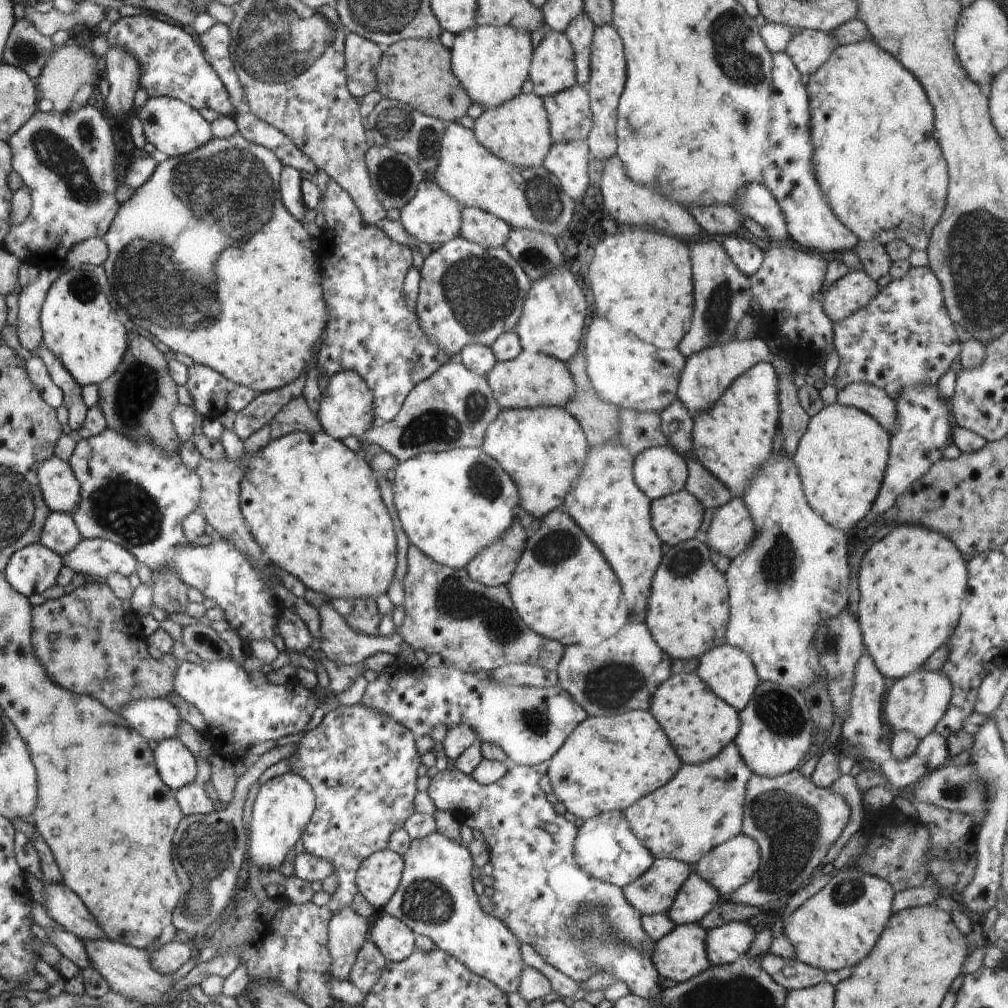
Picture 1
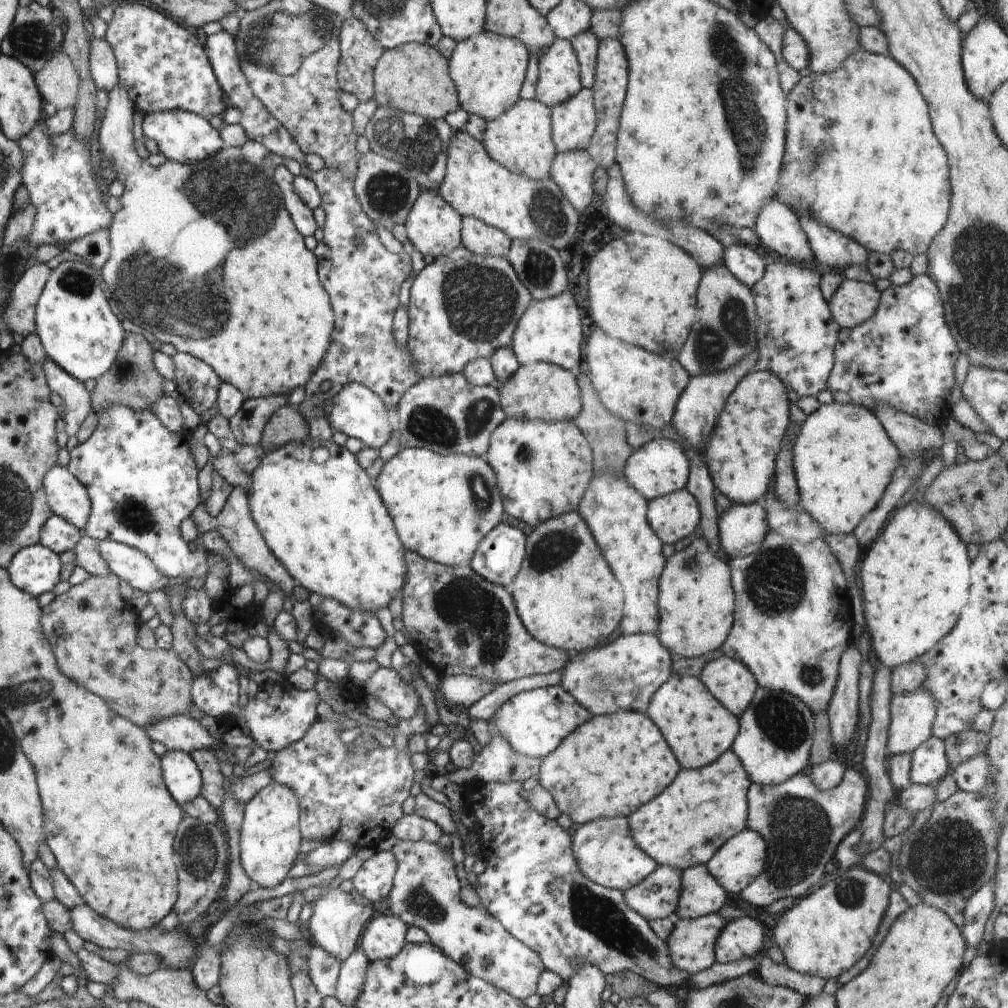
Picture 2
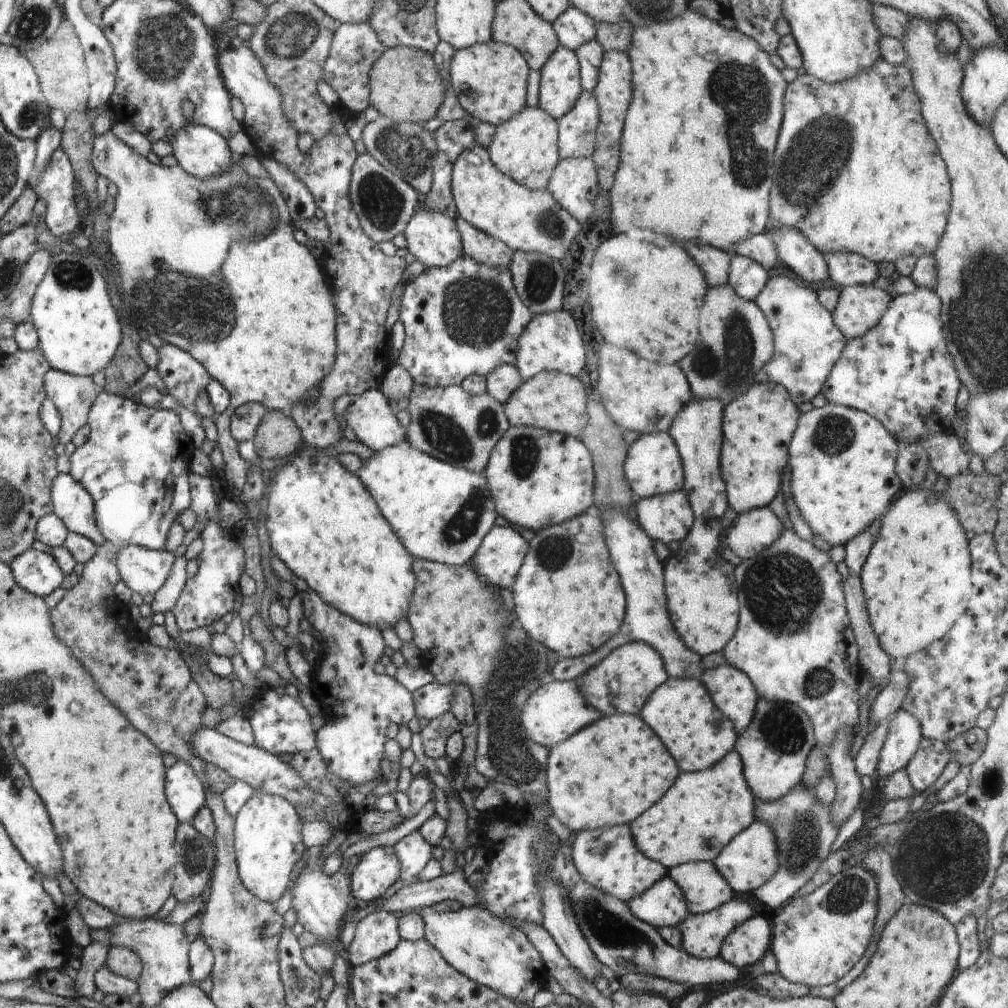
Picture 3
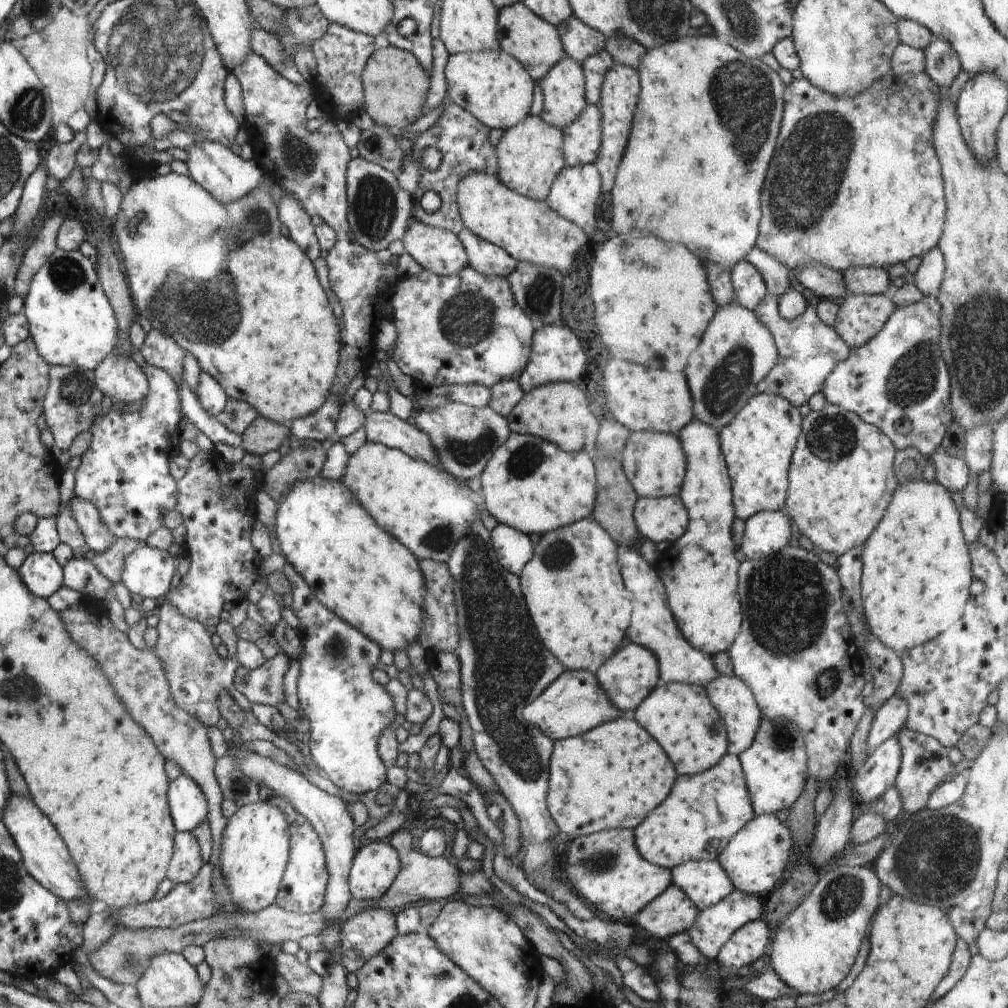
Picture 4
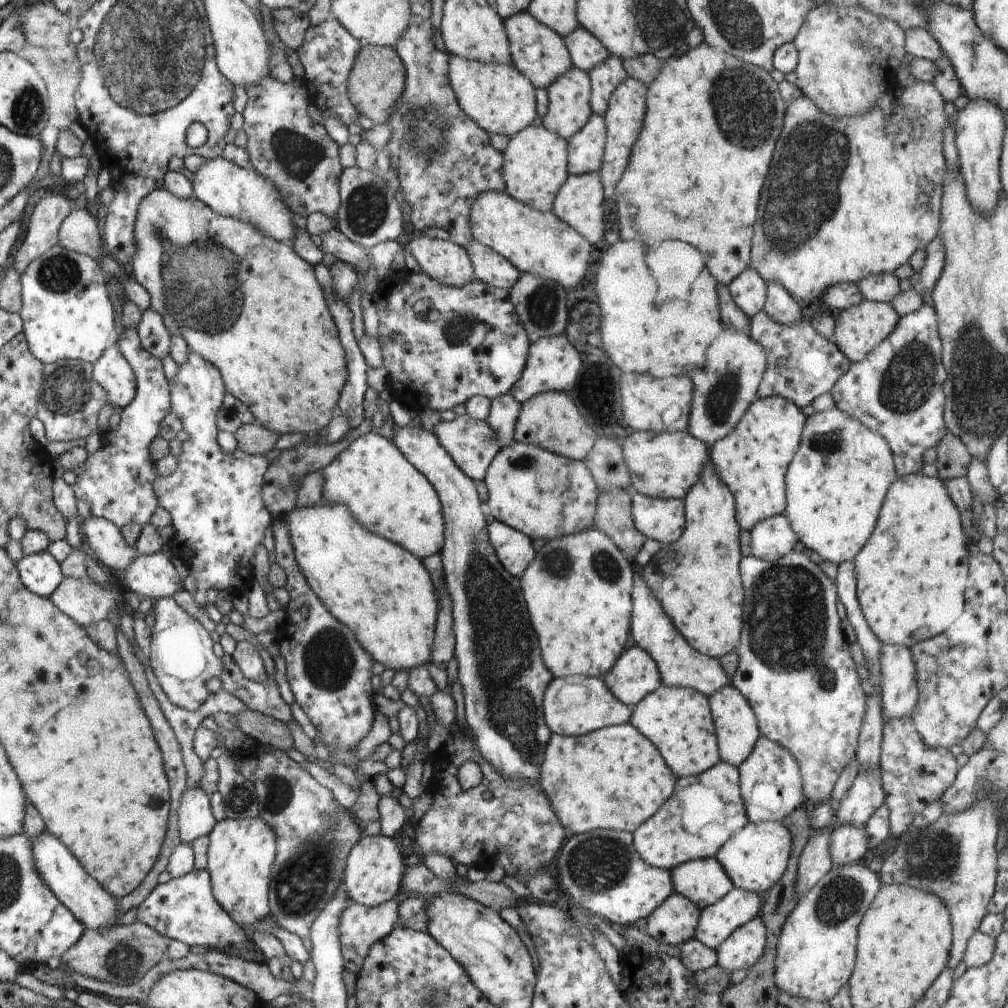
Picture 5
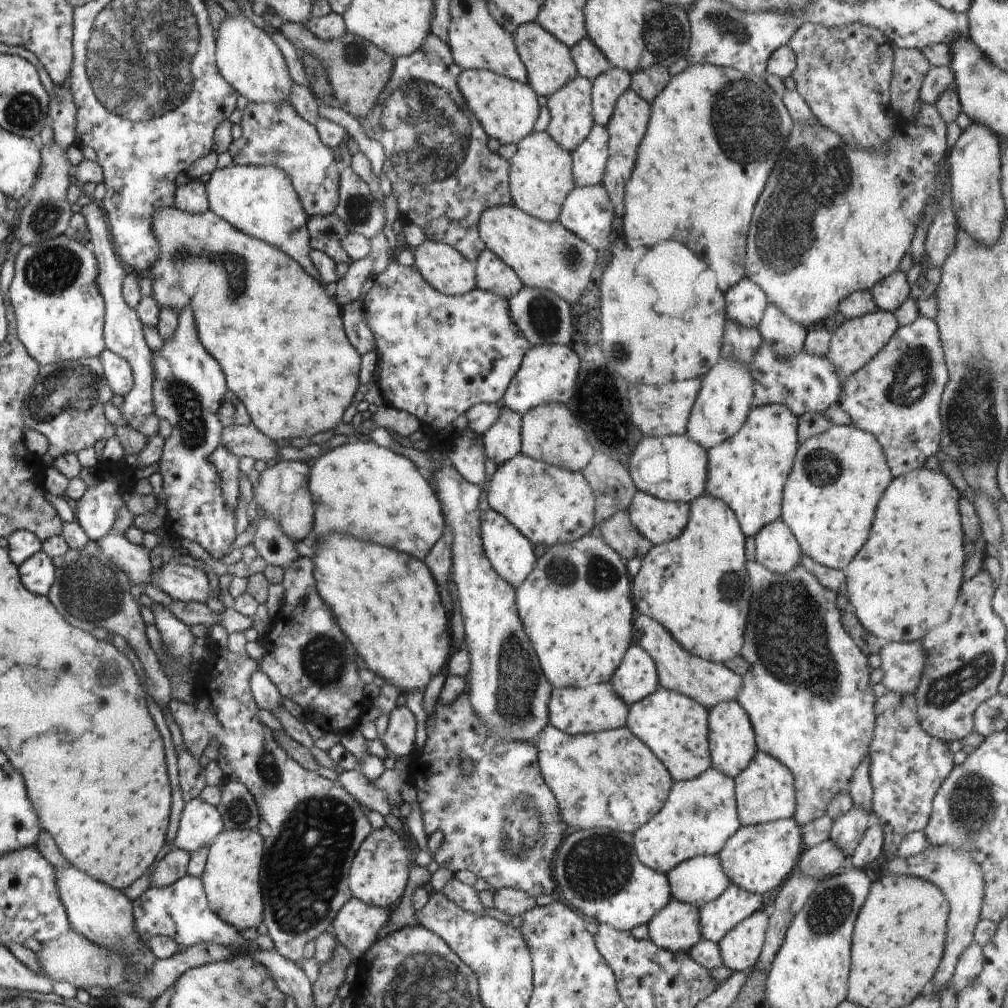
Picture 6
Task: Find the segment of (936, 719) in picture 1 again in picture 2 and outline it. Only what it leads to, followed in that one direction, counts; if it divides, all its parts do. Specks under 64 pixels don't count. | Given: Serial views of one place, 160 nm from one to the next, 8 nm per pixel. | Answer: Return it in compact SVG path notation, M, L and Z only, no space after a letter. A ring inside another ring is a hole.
M923 688L910 694L893 694L889 711L888 756L914 754L931 737L935 699Z

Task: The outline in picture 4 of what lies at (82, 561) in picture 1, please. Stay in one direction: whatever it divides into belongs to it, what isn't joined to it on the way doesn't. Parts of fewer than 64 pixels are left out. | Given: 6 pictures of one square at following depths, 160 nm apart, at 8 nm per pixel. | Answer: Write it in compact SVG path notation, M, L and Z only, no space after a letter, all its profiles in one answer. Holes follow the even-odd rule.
M142 544L127 558L122 584L134 596L162 601L171 590L175 561L168 551Z

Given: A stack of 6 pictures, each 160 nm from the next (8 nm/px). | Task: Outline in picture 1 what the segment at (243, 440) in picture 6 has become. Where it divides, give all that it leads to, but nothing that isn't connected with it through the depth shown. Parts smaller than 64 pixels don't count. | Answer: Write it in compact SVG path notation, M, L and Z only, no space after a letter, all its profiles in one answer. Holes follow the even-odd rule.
M304 396L296 397L285 404L268 425L272 441L296 431L310 434L324 432L317 414L311 412Z

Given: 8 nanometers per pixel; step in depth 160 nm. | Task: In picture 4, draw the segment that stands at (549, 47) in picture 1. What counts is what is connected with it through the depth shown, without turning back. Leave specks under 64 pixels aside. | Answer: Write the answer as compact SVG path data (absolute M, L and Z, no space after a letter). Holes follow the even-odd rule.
M568 56L559 60L540 84L544 100L539 117L560 130L573 123L587 105L581 64Z

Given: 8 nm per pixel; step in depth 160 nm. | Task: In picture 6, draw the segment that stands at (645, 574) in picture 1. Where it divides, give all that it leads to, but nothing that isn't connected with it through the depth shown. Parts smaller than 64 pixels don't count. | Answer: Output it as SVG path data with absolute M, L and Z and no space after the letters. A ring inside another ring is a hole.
M635 613L633 642L640 645L656 663L660 685L695 700L708 711L721 702L734 701L741 691L743 677L734 674L724 663L713 663L684 650L656 619Z

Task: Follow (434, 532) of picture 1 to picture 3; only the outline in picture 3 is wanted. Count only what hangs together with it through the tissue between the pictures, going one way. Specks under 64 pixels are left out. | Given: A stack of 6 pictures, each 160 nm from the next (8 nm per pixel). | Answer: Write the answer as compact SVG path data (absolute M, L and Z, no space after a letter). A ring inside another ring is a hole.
M408 442L376 451L367 462L361 464L356 474L372 495L394 534L414 559L447 565L468 564L498 516L484 474L435 459L411 447Z

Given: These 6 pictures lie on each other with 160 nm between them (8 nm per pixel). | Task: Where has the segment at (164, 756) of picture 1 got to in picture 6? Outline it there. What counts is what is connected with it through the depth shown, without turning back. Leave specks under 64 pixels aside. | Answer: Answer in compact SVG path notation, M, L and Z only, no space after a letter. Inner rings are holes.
M196 797L189 800L182 810L174 844L193 853L202 847L208 848L224 829L217 807Z

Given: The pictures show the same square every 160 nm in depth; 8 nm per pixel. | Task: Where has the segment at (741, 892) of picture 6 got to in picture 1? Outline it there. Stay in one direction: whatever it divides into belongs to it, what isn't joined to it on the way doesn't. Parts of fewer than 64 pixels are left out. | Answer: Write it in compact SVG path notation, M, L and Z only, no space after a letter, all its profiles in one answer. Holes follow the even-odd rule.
M696 923L675 925L672 932L655 941L651 961L658 974L683 983L712 966L706 954L707 932Z

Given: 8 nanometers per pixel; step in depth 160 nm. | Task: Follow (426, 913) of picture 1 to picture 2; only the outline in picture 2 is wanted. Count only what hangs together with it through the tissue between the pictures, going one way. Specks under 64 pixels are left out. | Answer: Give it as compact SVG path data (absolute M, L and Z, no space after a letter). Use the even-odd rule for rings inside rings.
M402 839L393 844L391 851L397 860L393 887L388 897L389 907L394 915L407 927L415 926L427 932L432 944L459 963L469 975L488 981L496 989L507 992L521 1001L536 993L538 979L545 969L543 960L531 948L514 938L488 911L480 906L468 907L460 901L458 893L463 883L458 880L450 853L443 851L438 843Z

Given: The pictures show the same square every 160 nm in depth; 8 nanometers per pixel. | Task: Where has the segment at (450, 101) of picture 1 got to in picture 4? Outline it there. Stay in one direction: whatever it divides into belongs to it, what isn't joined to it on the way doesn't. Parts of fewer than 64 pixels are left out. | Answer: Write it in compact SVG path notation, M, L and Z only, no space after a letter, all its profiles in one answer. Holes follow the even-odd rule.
M392 45L374 52L361 74L361 82L365 98L363 104L370 118L396 133L410 128L419 115L430 86L429 76L419 65L418 59L411 52Z

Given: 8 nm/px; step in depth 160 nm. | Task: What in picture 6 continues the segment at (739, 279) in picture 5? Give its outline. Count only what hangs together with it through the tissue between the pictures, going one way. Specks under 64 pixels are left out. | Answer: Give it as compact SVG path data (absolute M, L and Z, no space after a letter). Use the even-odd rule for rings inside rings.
M746 276L727 290L724 298L727 318L749 329L757 328L769 303L764 291Z

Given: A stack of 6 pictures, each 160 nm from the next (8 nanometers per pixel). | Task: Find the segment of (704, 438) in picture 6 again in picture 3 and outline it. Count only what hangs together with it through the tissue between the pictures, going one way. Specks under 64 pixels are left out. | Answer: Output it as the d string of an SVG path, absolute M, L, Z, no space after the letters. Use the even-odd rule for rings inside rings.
M729 285L710 287L699 318L696 350L680 360L680 368L698 401L718 399L723 408L744 394L754 383L761 368L774 354L772 329L755 301L740 298Z

